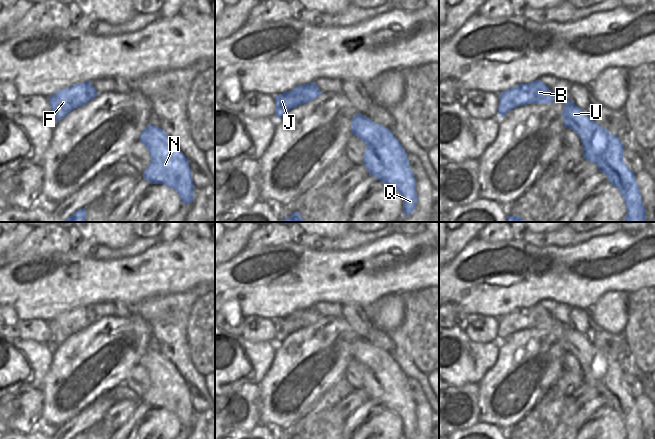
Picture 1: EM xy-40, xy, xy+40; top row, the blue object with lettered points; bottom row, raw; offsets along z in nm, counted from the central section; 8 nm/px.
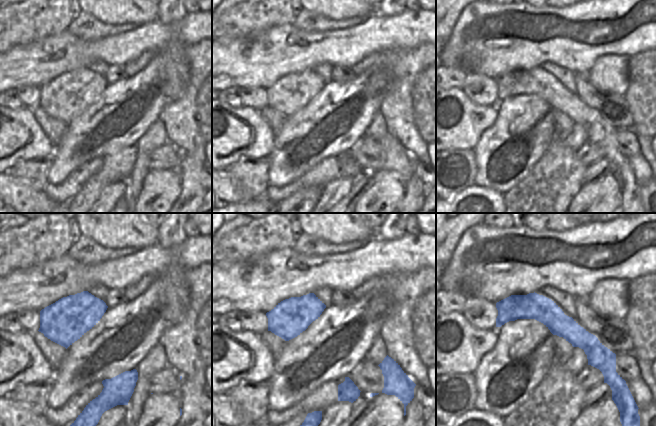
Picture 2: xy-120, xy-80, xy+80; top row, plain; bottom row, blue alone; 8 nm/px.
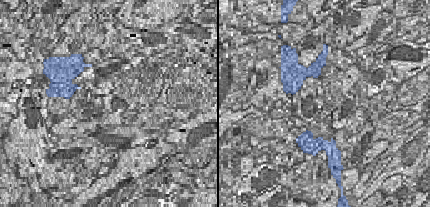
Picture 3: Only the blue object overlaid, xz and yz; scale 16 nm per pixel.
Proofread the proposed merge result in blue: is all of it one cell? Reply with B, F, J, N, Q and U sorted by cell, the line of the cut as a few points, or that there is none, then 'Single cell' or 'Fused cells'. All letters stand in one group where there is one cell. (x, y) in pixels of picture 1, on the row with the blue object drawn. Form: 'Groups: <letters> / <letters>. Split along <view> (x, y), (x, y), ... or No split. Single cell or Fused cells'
Groups: B J N Q U / F. Split along xy (293, 90), (291, 91). Fused cells.

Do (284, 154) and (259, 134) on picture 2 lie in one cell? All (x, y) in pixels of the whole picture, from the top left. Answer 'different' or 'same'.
different

